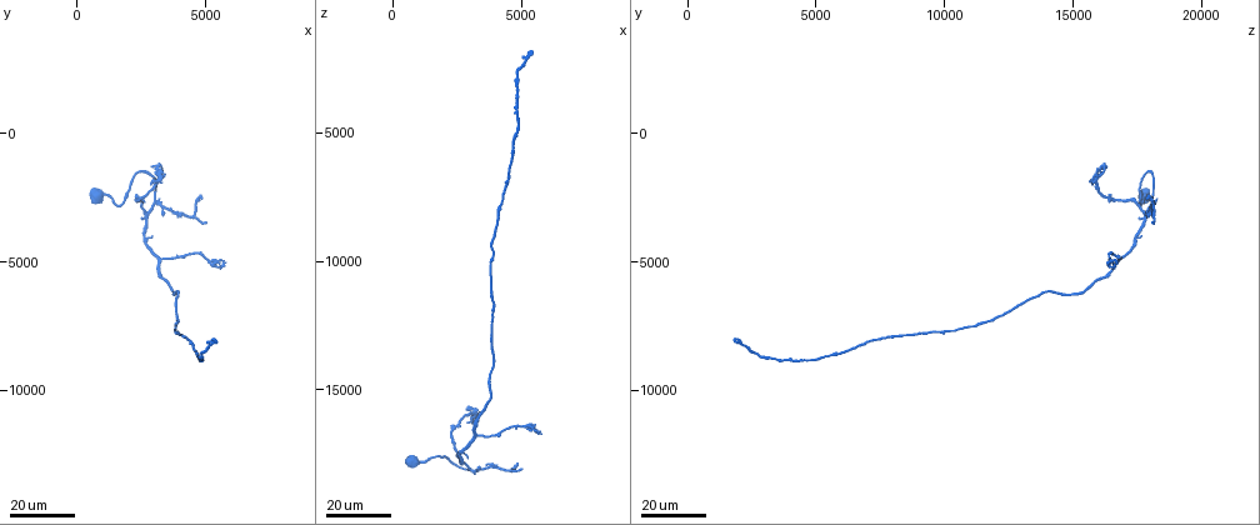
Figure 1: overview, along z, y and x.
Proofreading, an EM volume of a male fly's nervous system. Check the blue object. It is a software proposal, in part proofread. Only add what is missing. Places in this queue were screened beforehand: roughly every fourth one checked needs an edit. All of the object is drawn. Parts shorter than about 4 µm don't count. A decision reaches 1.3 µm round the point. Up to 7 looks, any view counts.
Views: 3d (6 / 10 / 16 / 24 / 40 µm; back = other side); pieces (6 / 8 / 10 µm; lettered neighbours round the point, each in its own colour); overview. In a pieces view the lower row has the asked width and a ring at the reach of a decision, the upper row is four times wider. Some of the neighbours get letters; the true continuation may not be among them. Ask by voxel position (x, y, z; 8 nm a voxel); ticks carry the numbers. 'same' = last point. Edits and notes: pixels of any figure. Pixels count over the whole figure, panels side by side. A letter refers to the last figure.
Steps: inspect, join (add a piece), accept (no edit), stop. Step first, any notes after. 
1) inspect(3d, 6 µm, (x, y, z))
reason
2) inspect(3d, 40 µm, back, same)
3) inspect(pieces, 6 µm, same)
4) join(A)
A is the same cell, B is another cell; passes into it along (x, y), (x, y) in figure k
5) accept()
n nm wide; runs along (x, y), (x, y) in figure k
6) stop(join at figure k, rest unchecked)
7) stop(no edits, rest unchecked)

inspect(3d, 24 µm, (5100, 3500, 18200))
an open end

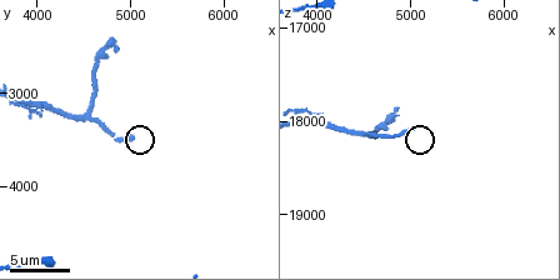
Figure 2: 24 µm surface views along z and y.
inspect(pieces, 6 µm, (5050, 3500, 18100))

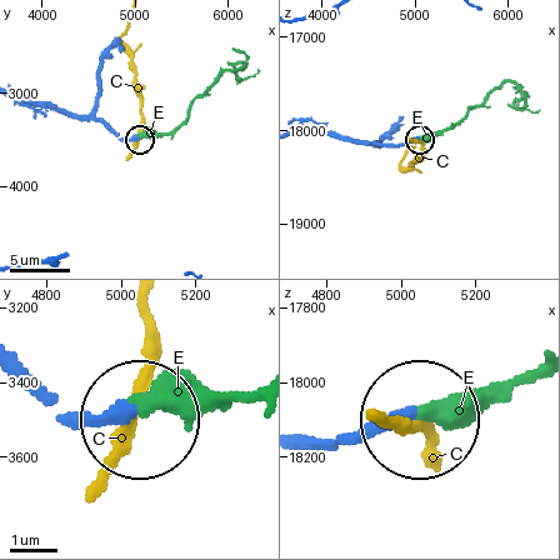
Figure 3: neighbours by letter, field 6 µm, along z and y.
join(E)
E is the same cell, C is another cell; passes into it along (108, 123), (124, 136), (171, 133), (223, 74), (259, 69) in figure 3; it goes on there

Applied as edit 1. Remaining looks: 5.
inspect(pieces, 6 µm, (4850, 2500, 17900))
free end

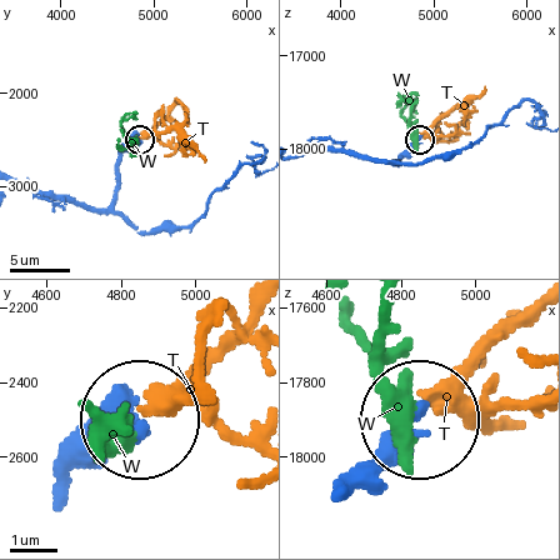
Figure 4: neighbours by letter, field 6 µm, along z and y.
accept()
T and W are other cells; runs along (336, 501), (416, 421) in figure 4; none of them fits

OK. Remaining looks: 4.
inspect(3d, 24 µm, (3400, 3100, 18100))
an open end

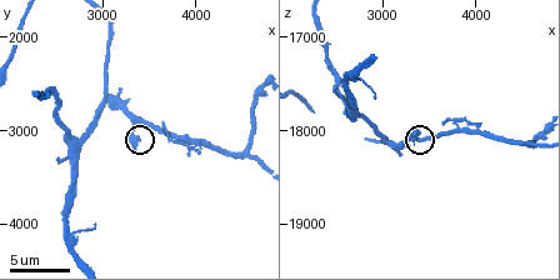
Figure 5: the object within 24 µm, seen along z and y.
inspect(pieces, 8 µm, (3300, 3150, 18000))

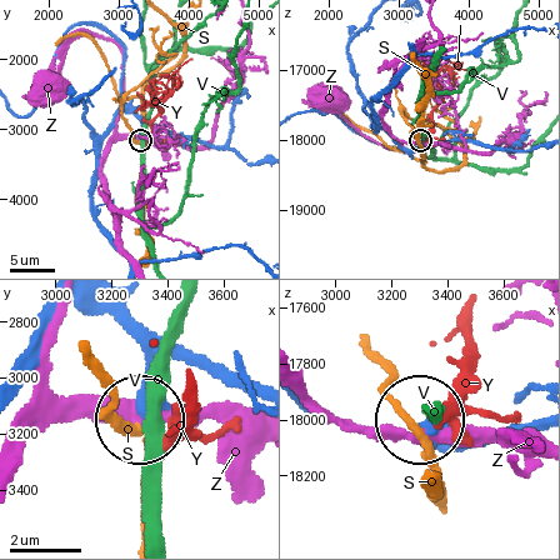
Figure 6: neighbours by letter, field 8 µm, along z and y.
accept()
S, V, Y and Z are other cells; none of them fits

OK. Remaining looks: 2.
stop(join at figure 3, rest unchecked)

